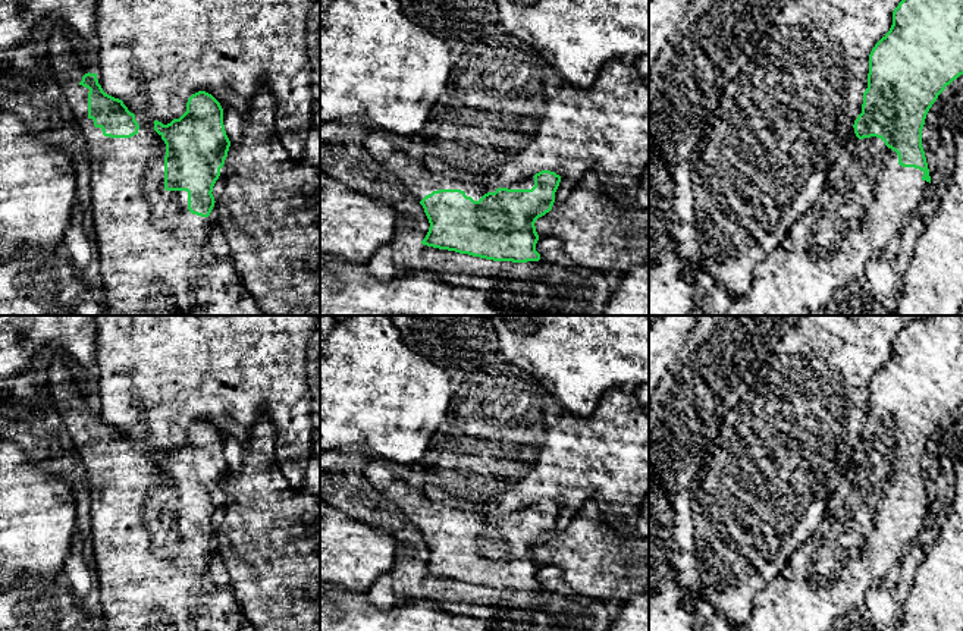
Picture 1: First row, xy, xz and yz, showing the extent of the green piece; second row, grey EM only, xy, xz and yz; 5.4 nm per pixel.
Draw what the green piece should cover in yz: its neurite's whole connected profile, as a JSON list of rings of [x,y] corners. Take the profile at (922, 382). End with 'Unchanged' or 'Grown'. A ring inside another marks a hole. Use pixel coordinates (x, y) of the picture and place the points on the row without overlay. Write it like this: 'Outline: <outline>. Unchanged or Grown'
Outline: [[[926,316],[904,326],[890,360],[869,383],[868,417],[844,480],[832,492],[821,525],[784,568],[755,596],[749,619],[733,631],[875,631],[866,594],[923,533],[922,511],[931,512],[922,475],[926,443],[938,424],[963,404],[963,316]]]. Grown

